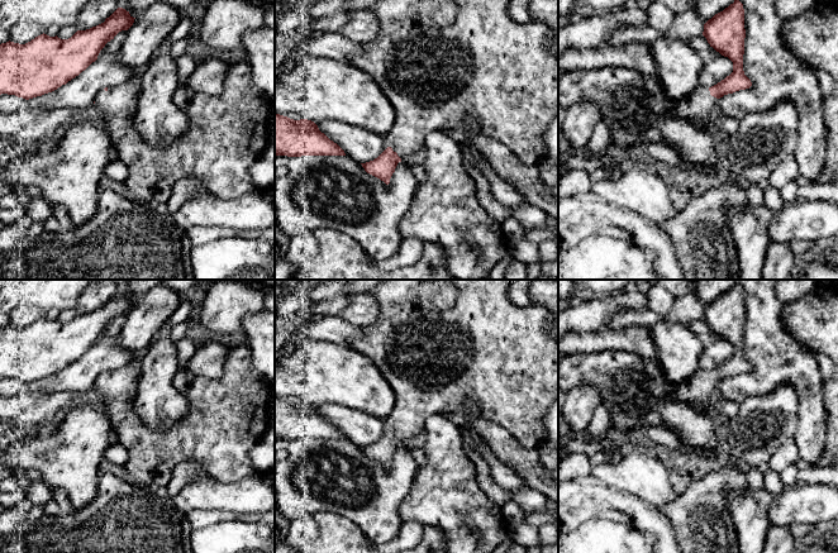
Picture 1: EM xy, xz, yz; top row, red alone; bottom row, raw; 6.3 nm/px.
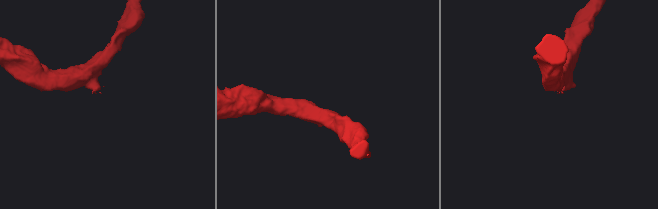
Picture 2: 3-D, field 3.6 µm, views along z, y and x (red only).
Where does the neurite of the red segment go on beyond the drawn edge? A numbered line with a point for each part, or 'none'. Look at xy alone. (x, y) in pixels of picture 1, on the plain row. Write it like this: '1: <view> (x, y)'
1: xy (227, 416)

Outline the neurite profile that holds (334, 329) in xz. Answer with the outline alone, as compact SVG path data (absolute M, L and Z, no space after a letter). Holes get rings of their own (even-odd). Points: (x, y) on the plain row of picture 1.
M339 315L306 318L300 321L297 330L301 338L329 340L348 347L351 347L351 343L362 334L362 326L351 324Z

